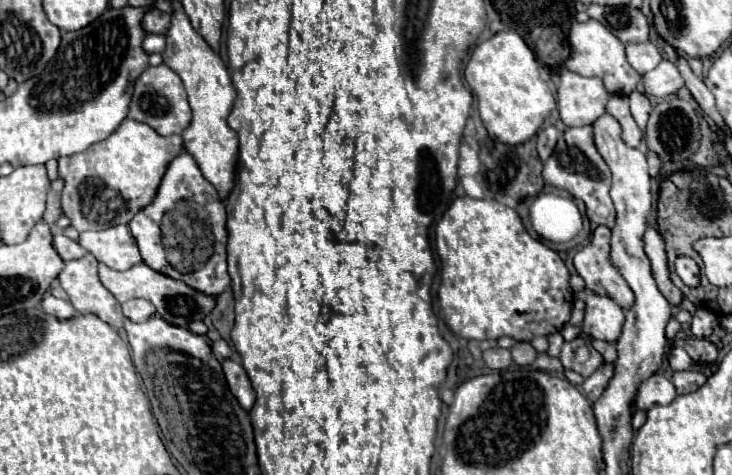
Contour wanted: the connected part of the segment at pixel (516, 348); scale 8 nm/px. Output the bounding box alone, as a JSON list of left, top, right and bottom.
[511,341,537,367]

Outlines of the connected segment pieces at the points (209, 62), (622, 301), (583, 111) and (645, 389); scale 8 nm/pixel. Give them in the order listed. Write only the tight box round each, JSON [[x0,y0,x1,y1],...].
[[163,1,239,201],[573,225,635,309],[557,67,609,127],[635,373,677,411]]

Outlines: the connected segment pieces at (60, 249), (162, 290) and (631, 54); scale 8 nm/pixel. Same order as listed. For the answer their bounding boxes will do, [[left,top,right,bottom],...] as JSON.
[[53,233,87,261],[99,263,217,327],[625,41,663,75]]

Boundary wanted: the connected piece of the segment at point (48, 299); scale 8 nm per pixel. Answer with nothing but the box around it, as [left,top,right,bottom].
[41,293,77,321]

